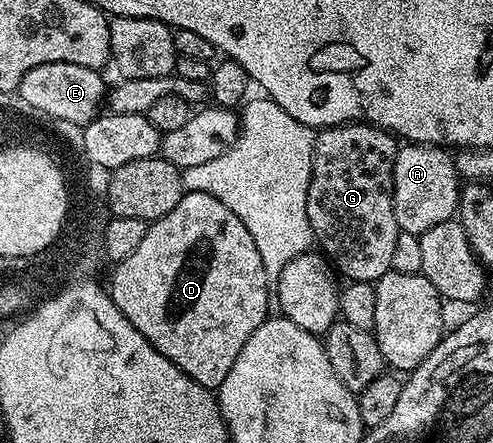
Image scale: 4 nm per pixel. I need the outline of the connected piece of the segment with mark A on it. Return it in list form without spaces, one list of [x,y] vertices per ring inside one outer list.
[[[420,144],[402,145],[393,165],[393,207],[398,231],[420,236],[427,232],[427,228],[450,221],[458,213],[461,188],[457,163],[448,149]]]

